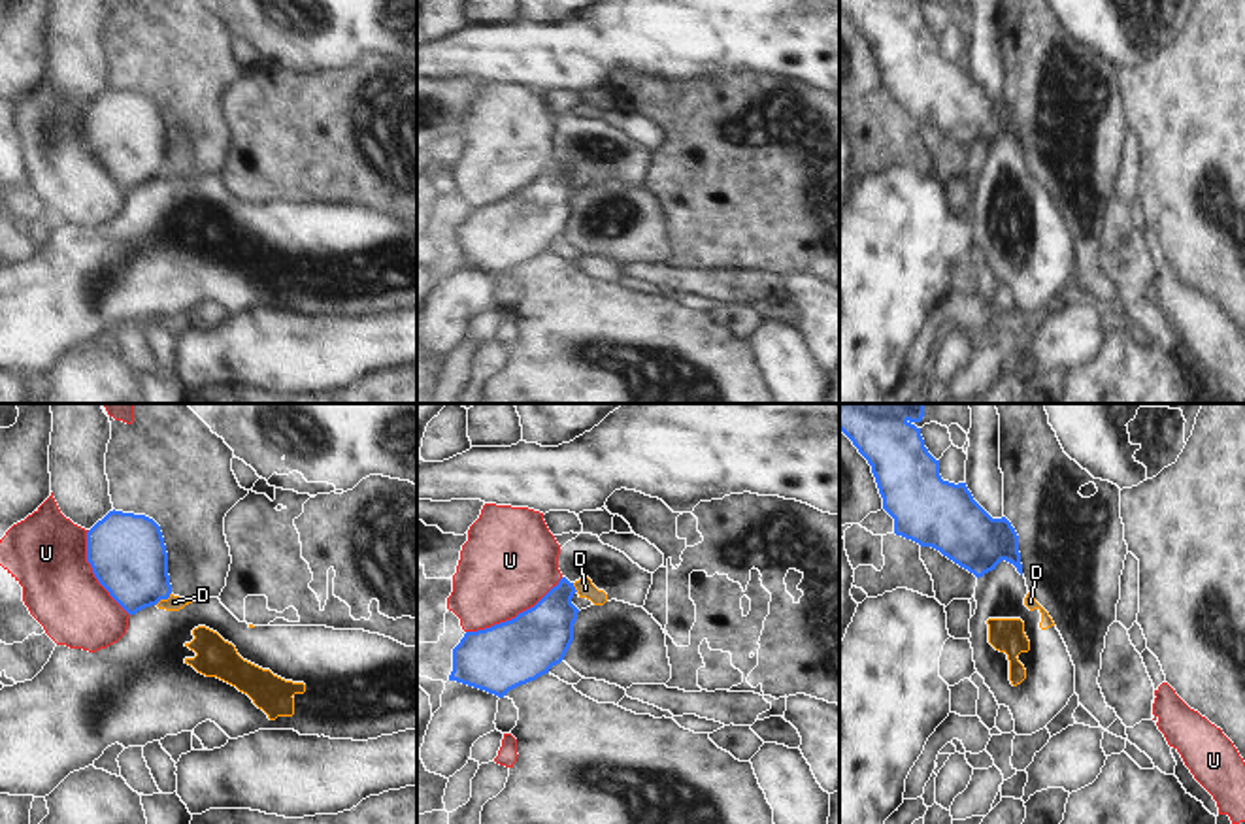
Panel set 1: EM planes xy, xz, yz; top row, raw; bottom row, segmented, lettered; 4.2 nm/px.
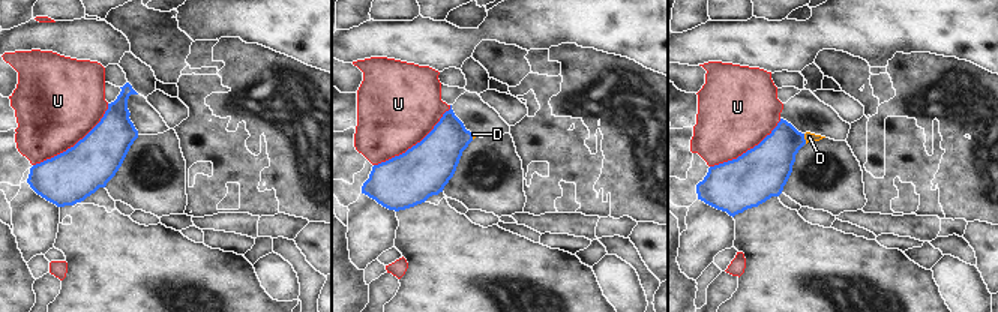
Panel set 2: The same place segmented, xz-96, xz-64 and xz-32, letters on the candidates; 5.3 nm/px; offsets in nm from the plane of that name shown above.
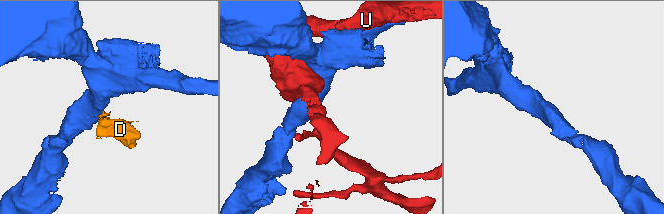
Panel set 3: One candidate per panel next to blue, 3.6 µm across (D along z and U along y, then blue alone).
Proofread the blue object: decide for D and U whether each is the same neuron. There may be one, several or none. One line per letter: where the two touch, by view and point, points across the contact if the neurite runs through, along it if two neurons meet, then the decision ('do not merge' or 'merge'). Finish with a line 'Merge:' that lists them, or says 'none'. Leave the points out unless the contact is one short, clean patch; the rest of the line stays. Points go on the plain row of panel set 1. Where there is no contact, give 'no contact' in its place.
D: contact xy (163, 176); border xy (170, 170), (155, 181); do not merge
U: contact xz (515, 195); do not merge
Merge: none

